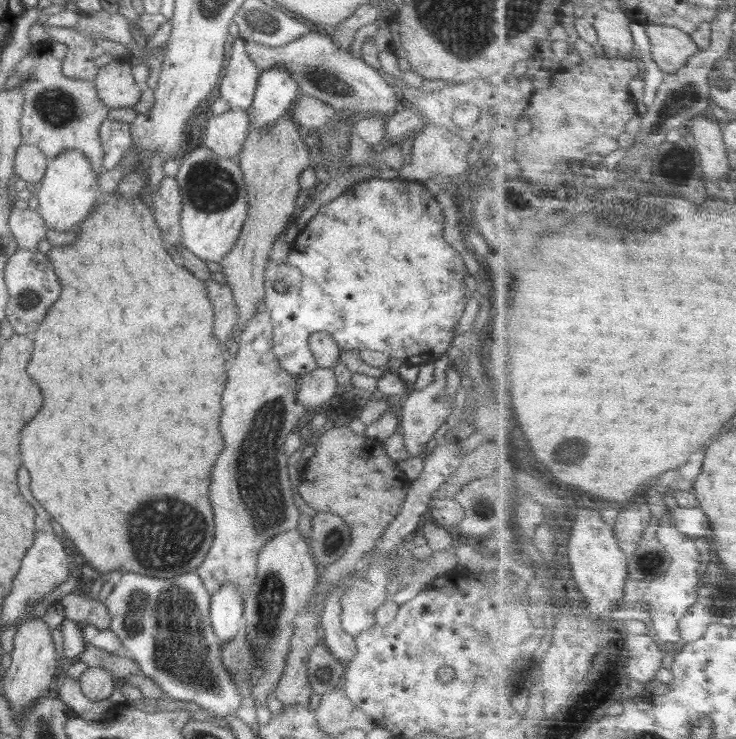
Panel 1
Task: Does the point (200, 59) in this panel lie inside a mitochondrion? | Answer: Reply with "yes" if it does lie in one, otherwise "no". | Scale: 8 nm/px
no

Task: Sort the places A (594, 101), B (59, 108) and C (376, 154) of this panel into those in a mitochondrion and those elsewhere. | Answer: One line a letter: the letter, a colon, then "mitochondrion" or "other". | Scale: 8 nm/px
A: other
B: mitochondrion
C: other

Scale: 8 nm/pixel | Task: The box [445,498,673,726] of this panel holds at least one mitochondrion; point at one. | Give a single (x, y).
(650, 562)

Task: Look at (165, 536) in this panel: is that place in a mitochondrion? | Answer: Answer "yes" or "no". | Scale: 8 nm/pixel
yes

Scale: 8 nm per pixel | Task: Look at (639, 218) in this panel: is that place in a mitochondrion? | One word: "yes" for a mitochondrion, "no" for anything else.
yes

